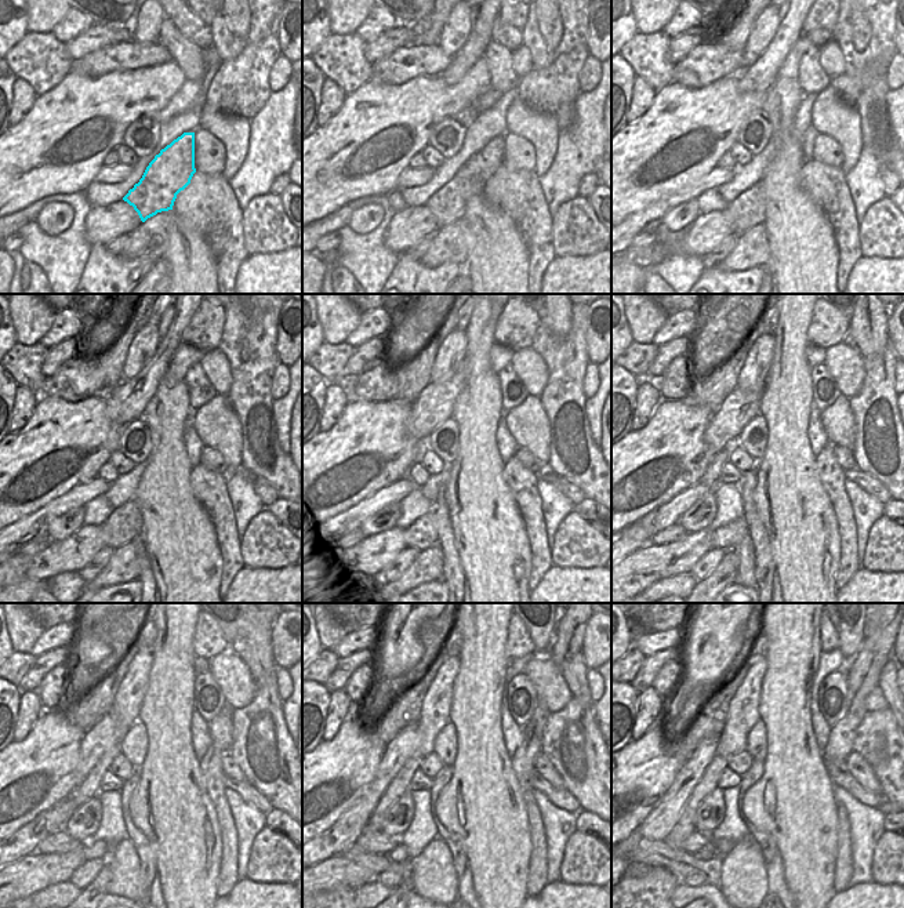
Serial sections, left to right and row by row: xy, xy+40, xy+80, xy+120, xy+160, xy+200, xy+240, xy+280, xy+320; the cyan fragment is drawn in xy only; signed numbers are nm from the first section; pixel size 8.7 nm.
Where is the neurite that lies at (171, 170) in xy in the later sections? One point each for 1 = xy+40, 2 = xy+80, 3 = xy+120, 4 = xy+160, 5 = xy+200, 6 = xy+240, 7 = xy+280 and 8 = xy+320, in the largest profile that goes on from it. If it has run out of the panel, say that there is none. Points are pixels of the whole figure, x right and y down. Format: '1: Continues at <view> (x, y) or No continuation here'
1: Continues at xy+40 (447, 204)
2: Continues at xy+80 (747, 211)
3: Continues at xy+120 (126, 523)
4: Continues at xy+160 (424, 533)
5: Continues at xy+200 (726, 537)
6: Continues at xy+240 (98, 849)
7: Continues at xy+280 (399, 854)
8: Continues at xy+320 (704, 854).

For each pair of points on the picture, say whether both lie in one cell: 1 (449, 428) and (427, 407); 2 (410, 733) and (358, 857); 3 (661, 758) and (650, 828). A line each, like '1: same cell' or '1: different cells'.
1: different cells
2: different cells
3: different cells

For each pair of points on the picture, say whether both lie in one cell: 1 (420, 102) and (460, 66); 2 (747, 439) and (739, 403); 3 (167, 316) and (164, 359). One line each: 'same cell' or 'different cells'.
1: different cells
2: different cells
3: different cells

